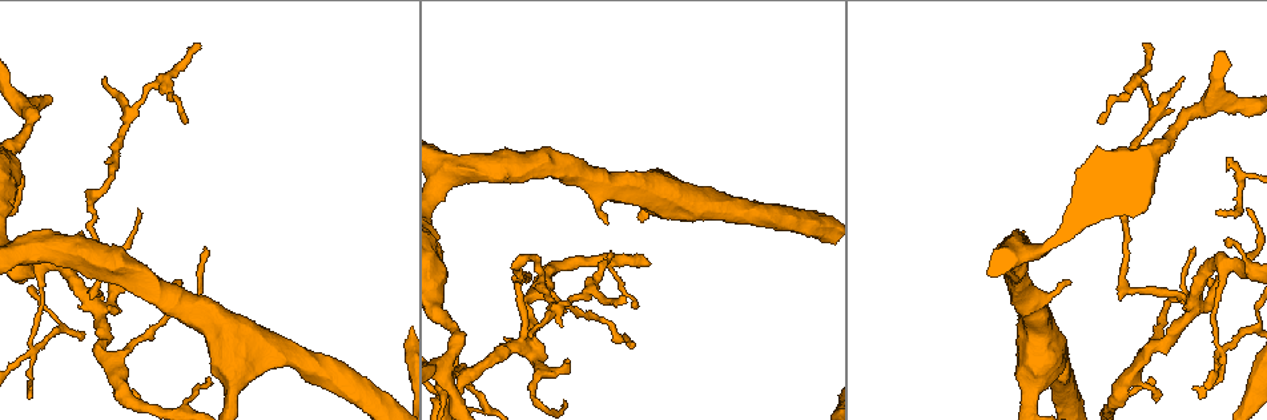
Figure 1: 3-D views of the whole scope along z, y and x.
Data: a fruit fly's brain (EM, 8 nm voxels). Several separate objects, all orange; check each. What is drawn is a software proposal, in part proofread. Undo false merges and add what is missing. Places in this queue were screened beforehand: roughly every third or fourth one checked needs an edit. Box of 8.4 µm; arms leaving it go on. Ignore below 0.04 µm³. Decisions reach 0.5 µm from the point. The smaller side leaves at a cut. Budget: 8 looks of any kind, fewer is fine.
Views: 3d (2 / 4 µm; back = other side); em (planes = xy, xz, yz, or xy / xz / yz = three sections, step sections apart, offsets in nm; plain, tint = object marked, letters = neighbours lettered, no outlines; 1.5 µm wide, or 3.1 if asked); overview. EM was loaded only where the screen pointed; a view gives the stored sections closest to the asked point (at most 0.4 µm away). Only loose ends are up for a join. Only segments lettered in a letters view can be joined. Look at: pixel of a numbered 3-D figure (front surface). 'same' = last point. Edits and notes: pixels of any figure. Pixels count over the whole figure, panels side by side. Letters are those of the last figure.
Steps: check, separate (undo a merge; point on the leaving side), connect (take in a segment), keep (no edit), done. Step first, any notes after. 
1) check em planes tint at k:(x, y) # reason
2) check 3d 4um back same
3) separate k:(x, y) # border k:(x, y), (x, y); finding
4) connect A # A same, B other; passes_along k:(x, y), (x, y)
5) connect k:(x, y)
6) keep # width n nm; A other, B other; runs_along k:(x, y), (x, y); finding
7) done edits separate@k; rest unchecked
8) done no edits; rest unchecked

check em planes letters at 1:(606, 221) # branch stops here

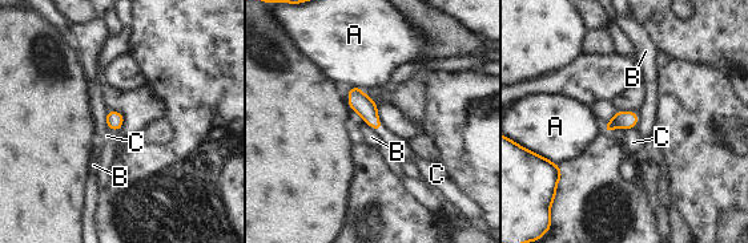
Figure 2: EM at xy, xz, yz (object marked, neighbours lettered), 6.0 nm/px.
keep # A other, B other, C other; no lettered segment goes on from it

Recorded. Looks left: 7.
check em planes letters at 1:(202, 251)

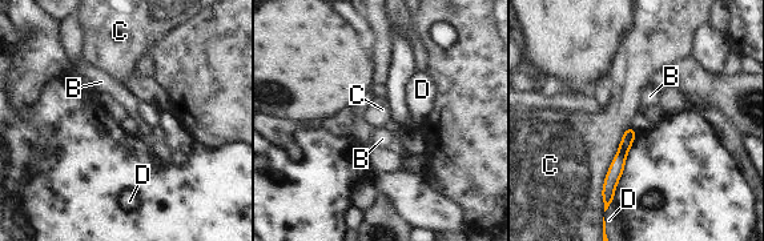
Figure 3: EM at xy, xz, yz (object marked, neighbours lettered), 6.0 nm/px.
keep # longest_contact C 380 nm; B other, C other, D other; runs_along 3:(630, 132), (611, 179), (607, 200); no lettered segment goes on from it

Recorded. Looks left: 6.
check em yz step 4 tint at 1:(1219, 344) # touches itself

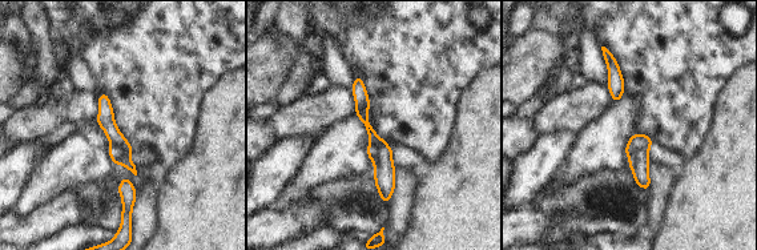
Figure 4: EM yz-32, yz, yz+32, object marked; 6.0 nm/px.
check em planes letters same

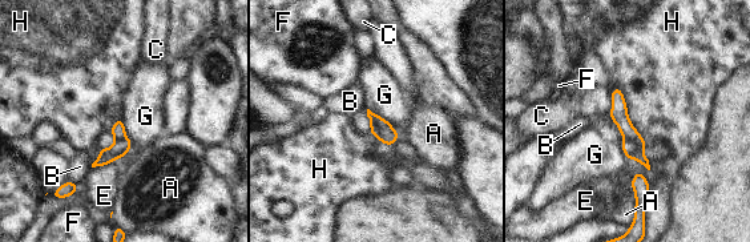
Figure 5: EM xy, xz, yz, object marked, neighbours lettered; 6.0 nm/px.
separate 5:(629, 148) # A other, B other, C other, E other, F other, G other, H other; border 5:(624, 136), (634, 144), (634, 157); two neurons meet here

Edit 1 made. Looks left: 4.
done edits separate@5; rest unchecked

